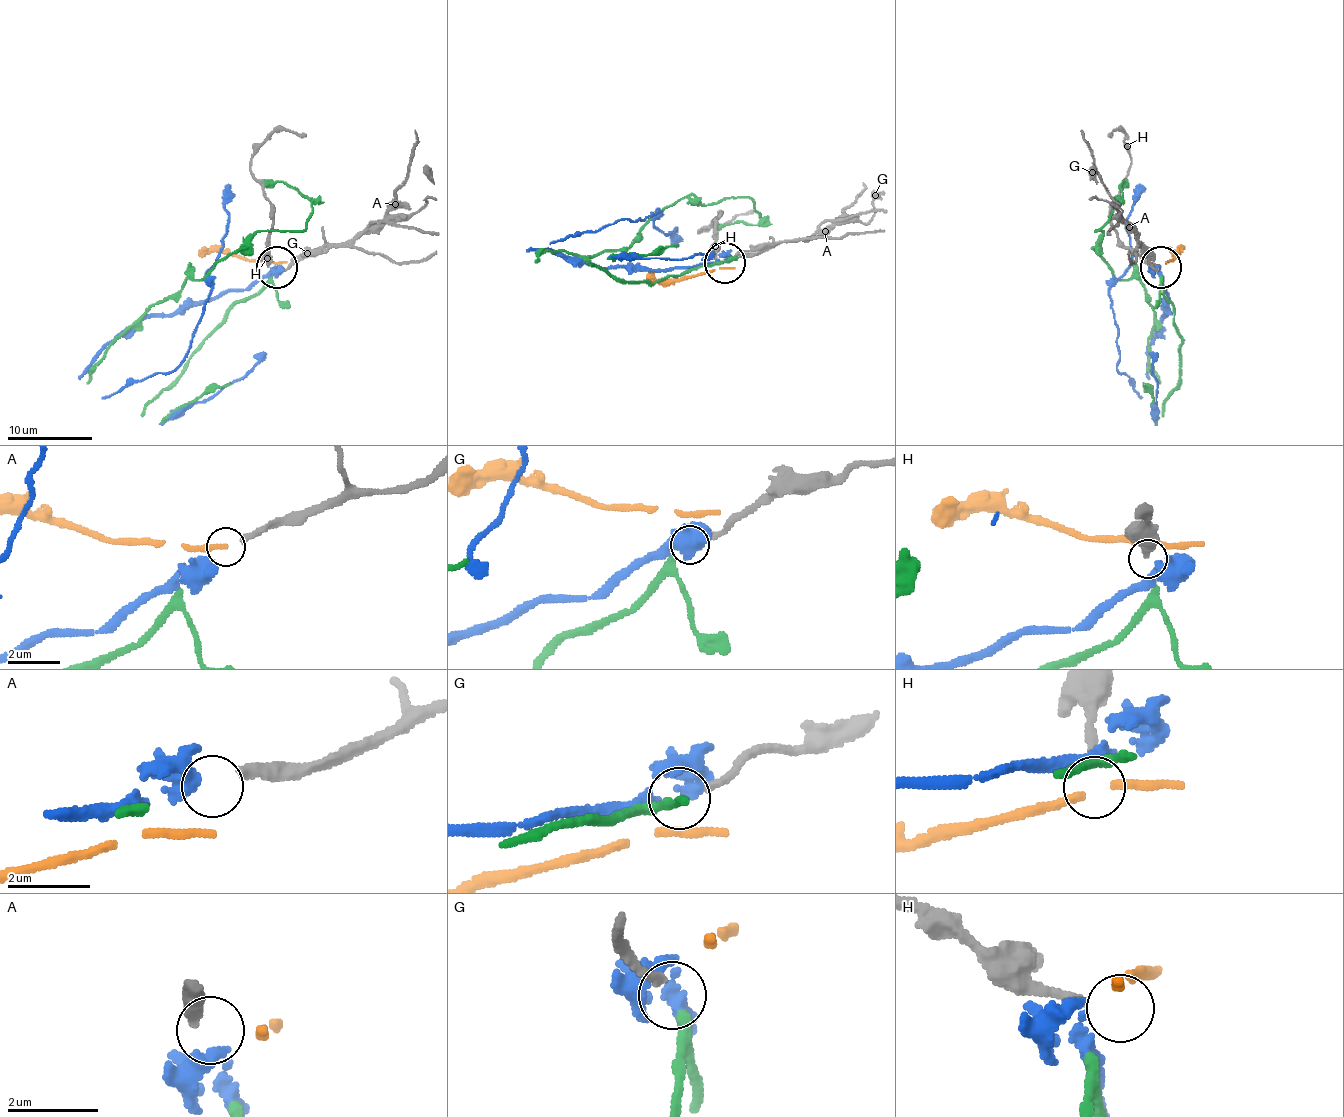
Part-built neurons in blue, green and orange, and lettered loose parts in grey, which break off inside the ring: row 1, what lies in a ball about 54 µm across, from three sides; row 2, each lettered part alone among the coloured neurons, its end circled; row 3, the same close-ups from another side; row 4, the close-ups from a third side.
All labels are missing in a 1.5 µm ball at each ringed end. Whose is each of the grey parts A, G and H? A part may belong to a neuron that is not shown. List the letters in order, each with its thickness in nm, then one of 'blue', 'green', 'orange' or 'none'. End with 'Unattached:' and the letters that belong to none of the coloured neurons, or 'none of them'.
A: 240 nm thick; blue
G: 180 nm thick; green
H: 200 nm thick; none
Unattached: H

